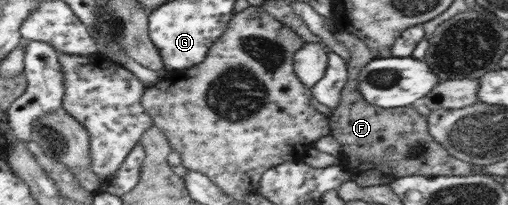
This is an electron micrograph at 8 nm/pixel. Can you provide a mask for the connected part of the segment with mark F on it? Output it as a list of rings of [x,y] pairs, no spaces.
[[[336,30],[334,37],[335,40],[341,42],[352,56],[351,62],[347,64],[349,72],[347,84],[342,90],[338,107],[333,109],[333,113],[330,116],[330,135],[341,144],[342,153],[347,158],[347,168],[350,172],[362,173],[367,170],[380,170],[387,175],[394,175],[395,178],[407,176],[468,176],[473,174],[471,164],[449,157],[444,146],[437,143],[434,137],[431,137],[426,117],[417,112],[415,108],[406,106],[405,108],[385,109],[370,105],[365,101],[356,89],[356,79],[365,68],[365,65],[375,59],[373,57],[374,54],[361,39],[351,33]]]

